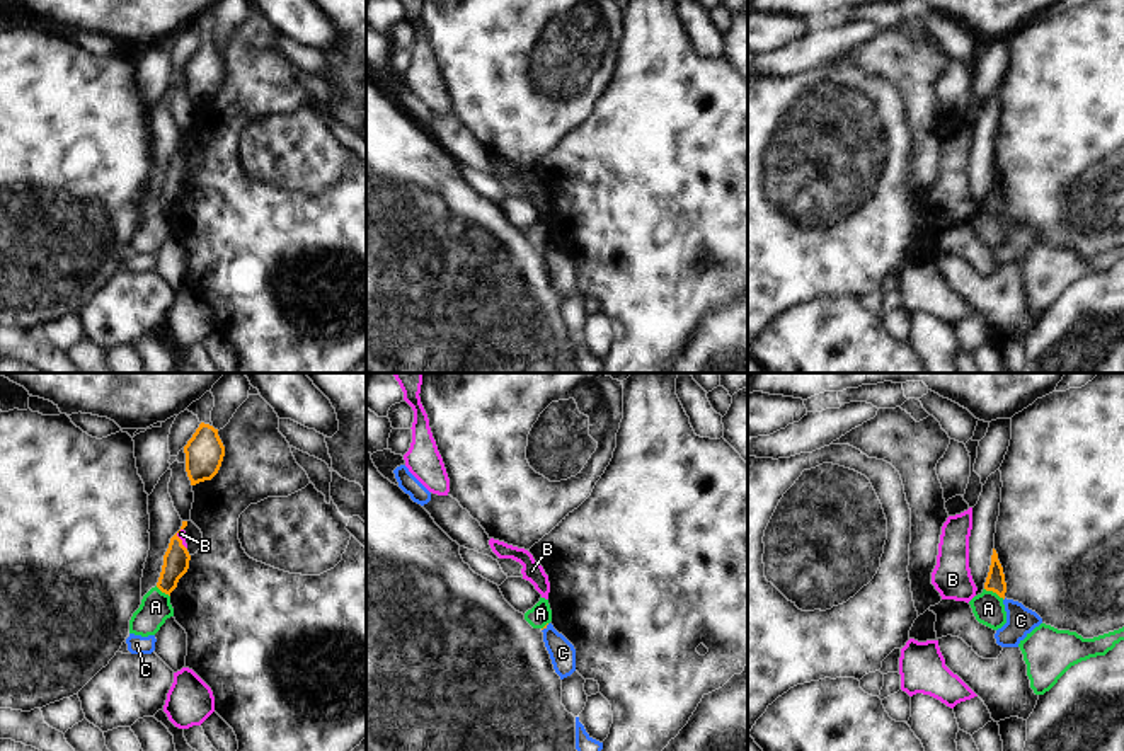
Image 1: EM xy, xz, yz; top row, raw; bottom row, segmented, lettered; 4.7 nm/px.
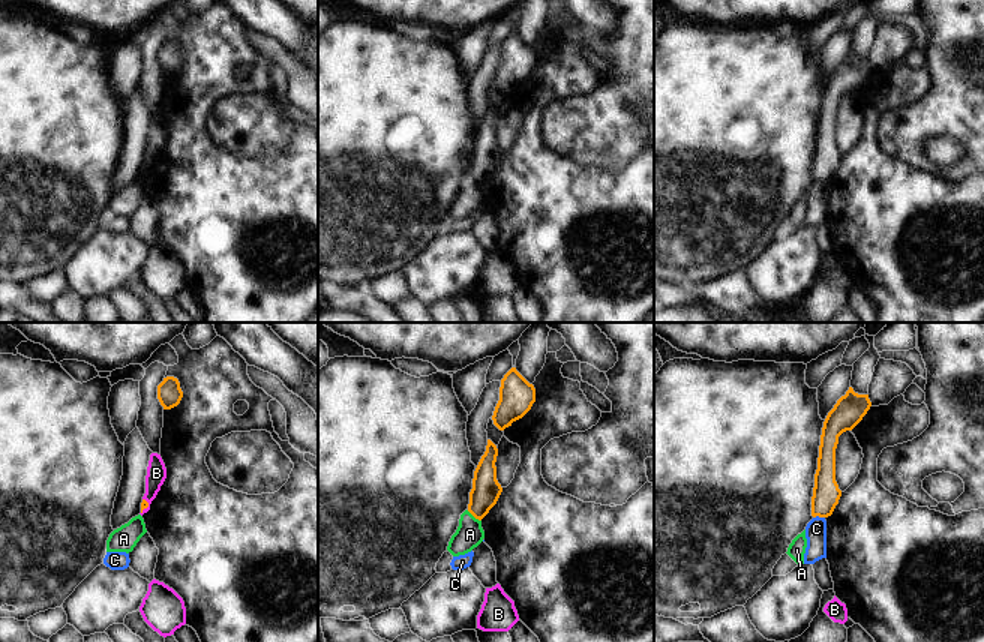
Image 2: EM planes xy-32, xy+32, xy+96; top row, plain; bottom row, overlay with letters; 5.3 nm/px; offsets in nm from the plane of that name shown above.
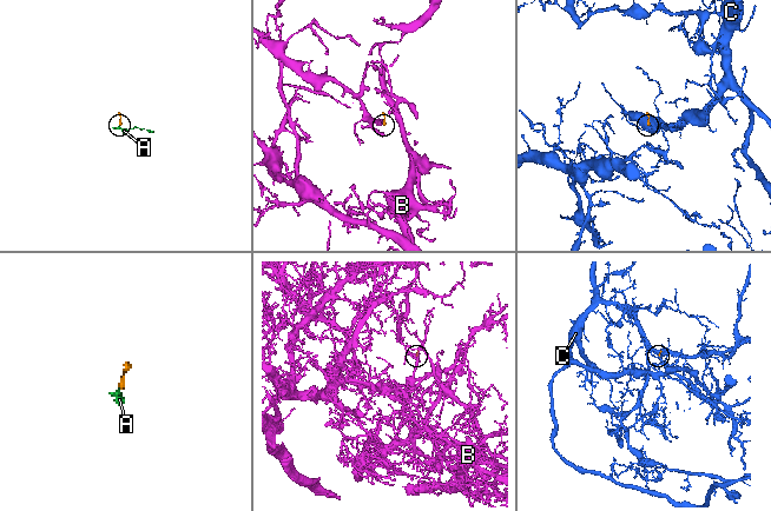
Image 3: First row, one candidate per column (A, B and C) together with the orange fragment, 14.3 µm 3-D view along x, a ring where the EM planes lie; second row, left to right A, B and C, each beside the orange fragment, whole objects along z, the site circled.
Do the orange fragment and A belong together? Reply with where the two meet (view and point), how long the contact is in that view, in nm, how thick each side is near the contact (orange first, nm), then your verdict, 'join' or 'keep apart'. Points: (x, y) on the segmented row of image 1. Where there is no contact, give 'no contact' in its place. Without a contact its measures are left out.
meets orange in yz at (995, 591); contact 110 nm long; 90 nm thick on the orange side, 150 nm on the other; keep apart

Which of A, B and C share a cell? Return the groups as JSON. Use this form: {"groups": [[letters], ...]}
{"groups": [["A"], ["B"], ["C"]]}

